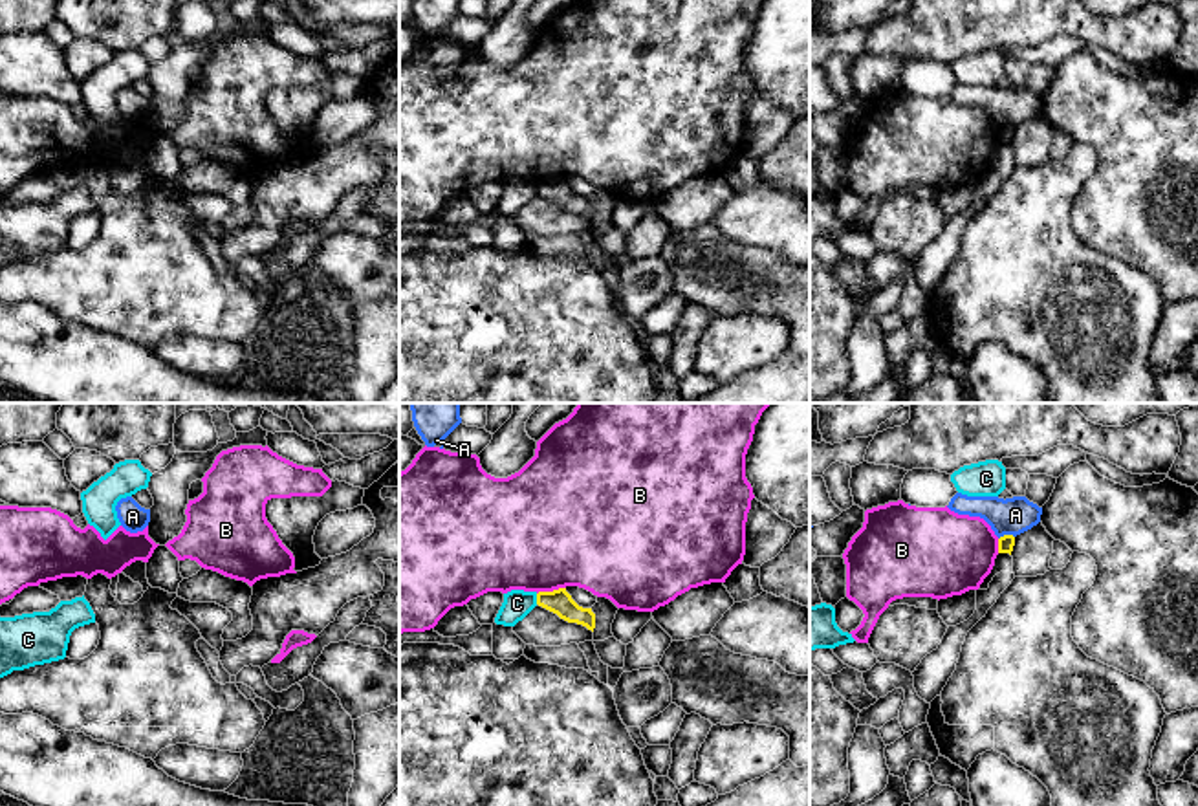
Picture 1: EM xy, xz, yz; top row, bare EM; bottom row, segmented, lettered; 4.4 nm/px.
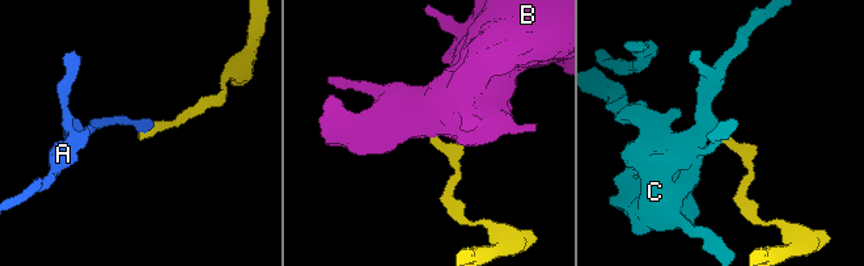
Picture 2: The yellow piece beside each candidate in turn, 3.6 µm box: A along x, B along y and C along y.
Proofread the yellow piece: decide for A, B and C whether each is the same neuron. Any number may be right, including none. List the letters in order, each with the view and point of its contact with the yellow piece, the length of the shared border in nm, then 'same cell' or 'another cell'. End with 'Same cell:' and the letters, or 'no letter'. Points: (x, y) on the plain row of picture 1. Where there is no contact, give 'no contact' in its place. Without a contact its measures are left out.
A: meets yellow in yz at (1006, 125); contact 70 nm long; another cell
B: meets yellow in xz at (550, 182); contact 130 nm long; another cell
C: meets yellow in xz at (537, 189); contact 50 nm long; another cell
Same cell: no letter

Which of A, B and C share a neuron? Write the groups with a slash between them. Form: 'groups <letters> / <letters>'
groups A / B / C

